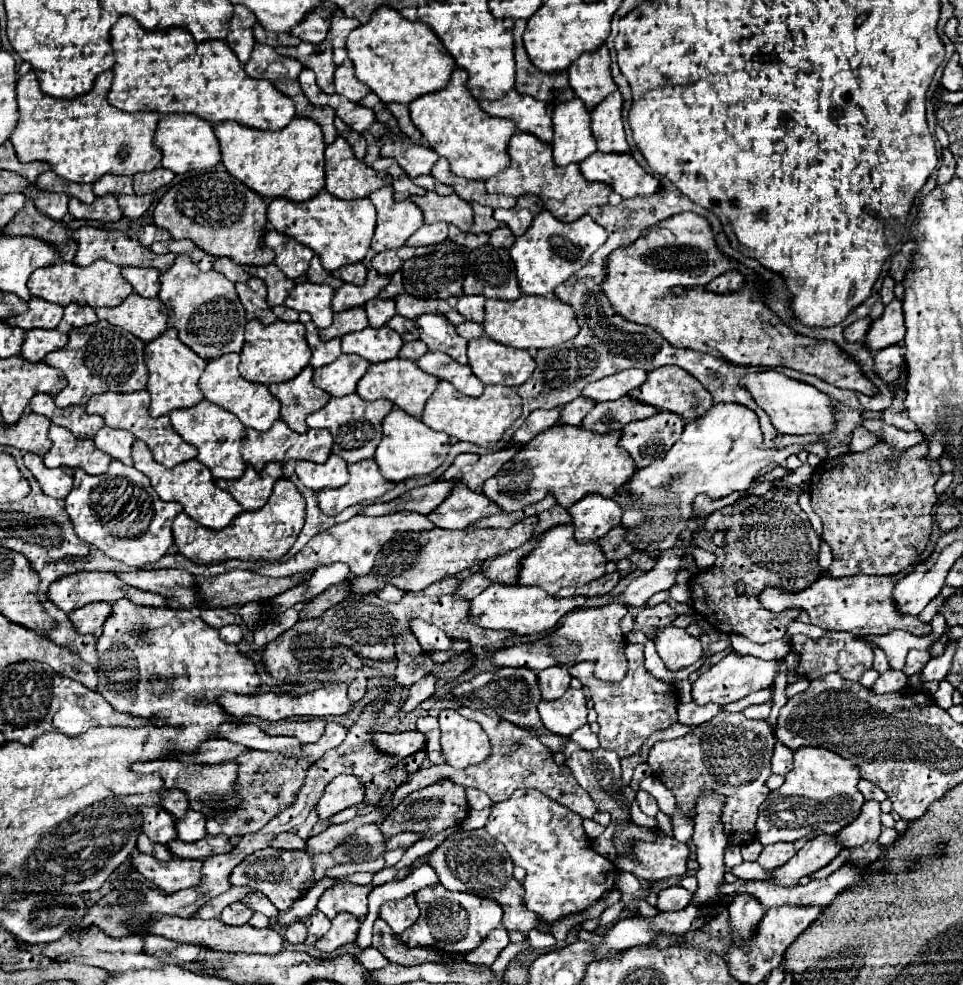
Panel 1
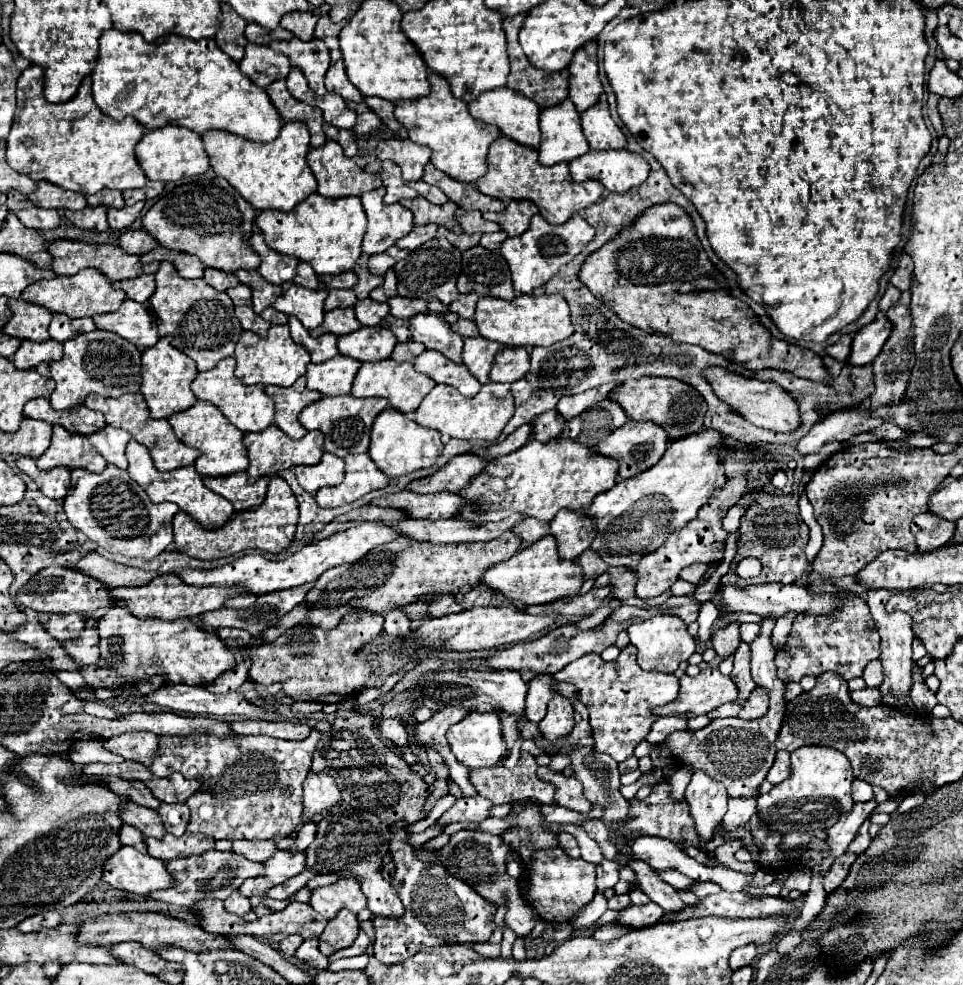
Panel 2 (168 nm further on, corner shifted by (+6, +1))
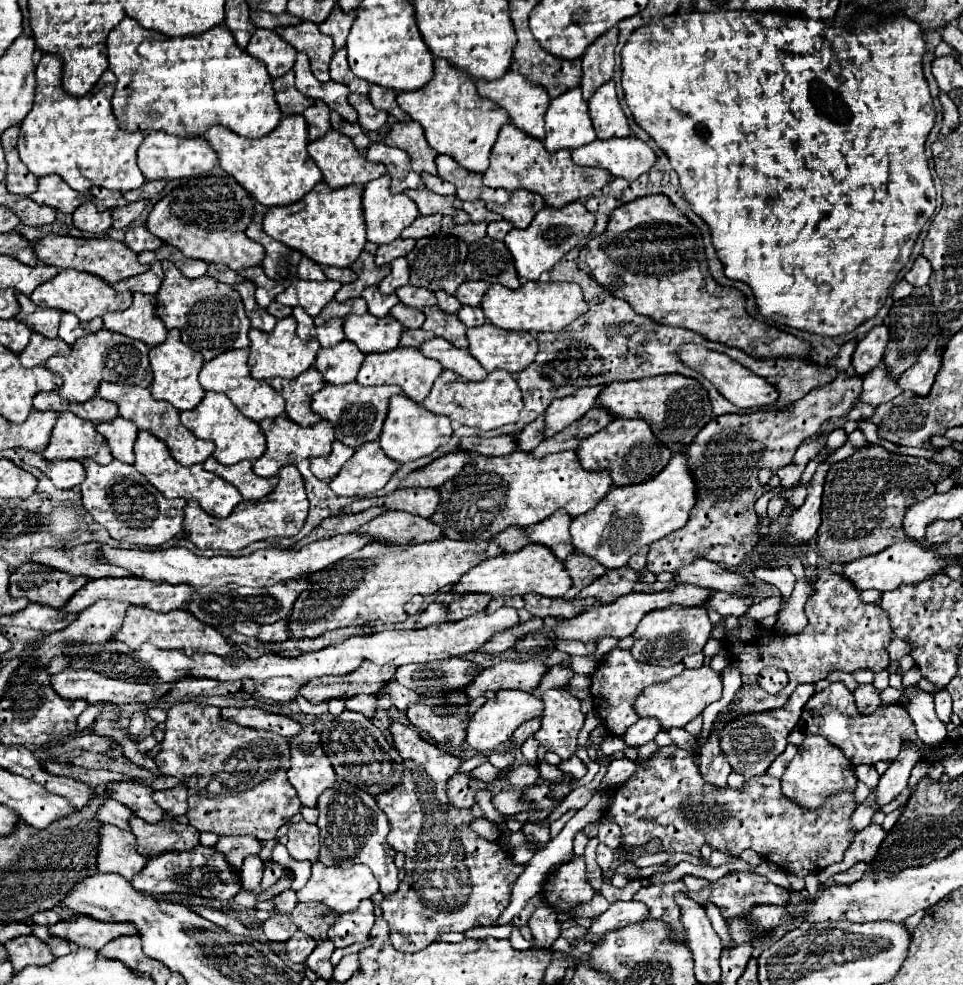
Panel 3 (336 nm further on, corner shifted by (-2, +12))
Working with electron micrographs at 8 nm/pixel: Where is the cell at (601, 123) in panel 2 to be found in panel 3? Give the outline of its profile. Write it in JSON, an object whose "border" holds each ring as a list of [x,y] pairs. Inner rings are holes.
{"border":[[[613,80],[603,84],[595,92],[595,96],[591,96],[587,104],[589,104],[589,114],[599,140],[631,134],[627,118],[625,118],[621,106],[619,106],[619,100],[617,100]]]}

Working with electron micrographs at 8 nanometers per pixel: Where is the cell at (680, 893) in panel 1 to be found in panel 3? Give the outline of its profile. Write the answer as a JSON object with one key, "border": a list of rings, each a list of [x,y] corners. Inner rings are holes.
{"border":[[[629,900],[629,902],[615,902],[609,906],[607,912],[603,912],[601,916],[595,918],[595,922],[589,928],[589,934],[585,936],[587,942],[591,940],[599,940],[599,936],[607,930],[615,930],[621,928],[625,924],[633,924],[633,922],[643,922],[649,916],[649,910],[645,904],[641,904],[639,900]]]}

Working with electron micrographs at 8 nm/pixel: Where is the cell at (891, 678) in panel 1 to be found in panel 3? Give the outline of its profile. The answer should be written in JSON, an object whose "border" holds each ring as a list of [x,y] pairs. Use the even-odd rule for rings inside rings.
{"border":[[[859,684],[855,688],[853,696],[855,696],[859,712],[863,712],[863,714],[875,712],[875,708],[881,704],[881,692],[873,684]]]}

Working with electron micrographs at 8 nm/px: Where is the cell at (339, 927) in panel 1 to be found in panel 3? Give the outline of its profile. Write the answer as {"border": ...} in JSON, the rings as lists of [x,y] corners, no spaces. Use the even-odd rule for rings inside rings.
{"border":[[[363,900],[357,910],[339,914],[335,926],[329,930],[329,938],[337,948],[349,946],[353,942],[365,942],[369,938],[373,922],[375,922],[373,902]]]}

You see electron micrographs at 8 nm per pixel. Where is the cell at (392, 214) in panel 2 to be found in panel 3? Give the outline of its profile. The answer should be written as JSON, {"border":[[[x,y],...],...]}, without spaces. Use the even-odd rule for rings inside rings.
{"border":[[[381,176],[369,182],[363,190],[363,210],[367,224],[367,240],[389,244],[401,236],[401,230],[411,226],[419,216],[415,202],[407,194],[389,192],[391,176]]]}

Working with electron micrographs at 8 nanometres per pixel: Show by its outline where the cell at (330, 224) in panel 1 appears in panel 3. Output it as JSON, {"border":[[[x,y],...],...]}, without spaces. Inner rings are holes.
{"border":[[[319,182],[305,198],[289,206],[273,206],[263,218],[263,230],[285,246],[299,250],[307,258],[315,260],[321,266],[351,266],[367,238],[365,238],[365,216],[363,216],[363,186],[347,188],[329,188],[325,182]]]}

